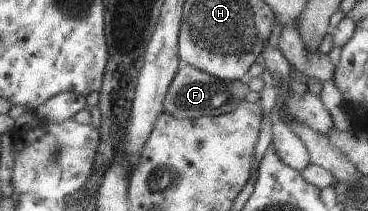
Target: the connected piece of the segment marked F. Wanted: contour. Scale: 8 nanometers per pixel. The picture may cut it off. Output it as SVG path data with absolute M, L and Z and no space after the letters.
M181 64L164 98L163 113L176 119L198 119L217 116L235 110L240 100L247 100L250 88L242 81L229 82L200 71L193 65Z

